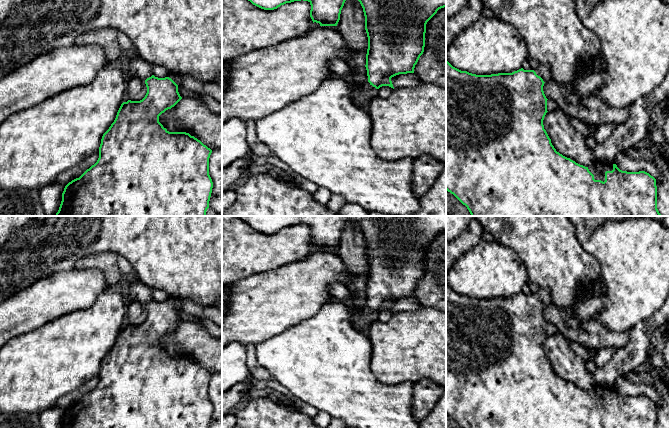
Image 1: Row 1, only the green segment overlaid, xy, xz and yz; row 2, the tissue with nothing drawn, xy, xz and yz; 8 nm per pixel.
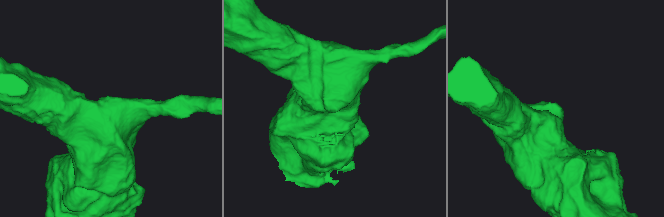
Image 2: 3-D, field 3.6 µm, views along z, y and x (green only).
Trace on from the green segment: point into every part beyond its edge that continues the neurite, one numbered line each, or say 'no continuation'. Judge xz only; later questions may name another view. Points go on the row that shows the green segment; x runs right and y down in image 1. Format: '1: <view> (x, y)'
1: xz (364, 94)

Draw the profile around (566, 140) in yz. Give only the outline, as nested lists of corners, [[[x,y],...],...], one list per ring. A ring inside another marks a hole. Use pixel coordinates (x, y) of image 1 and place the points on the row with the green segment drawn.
[[[560,108],[548,111],[543,125],[557,152],[585,167],[594,163],[594,153],[588,148],[586,138],[574,129]]]

